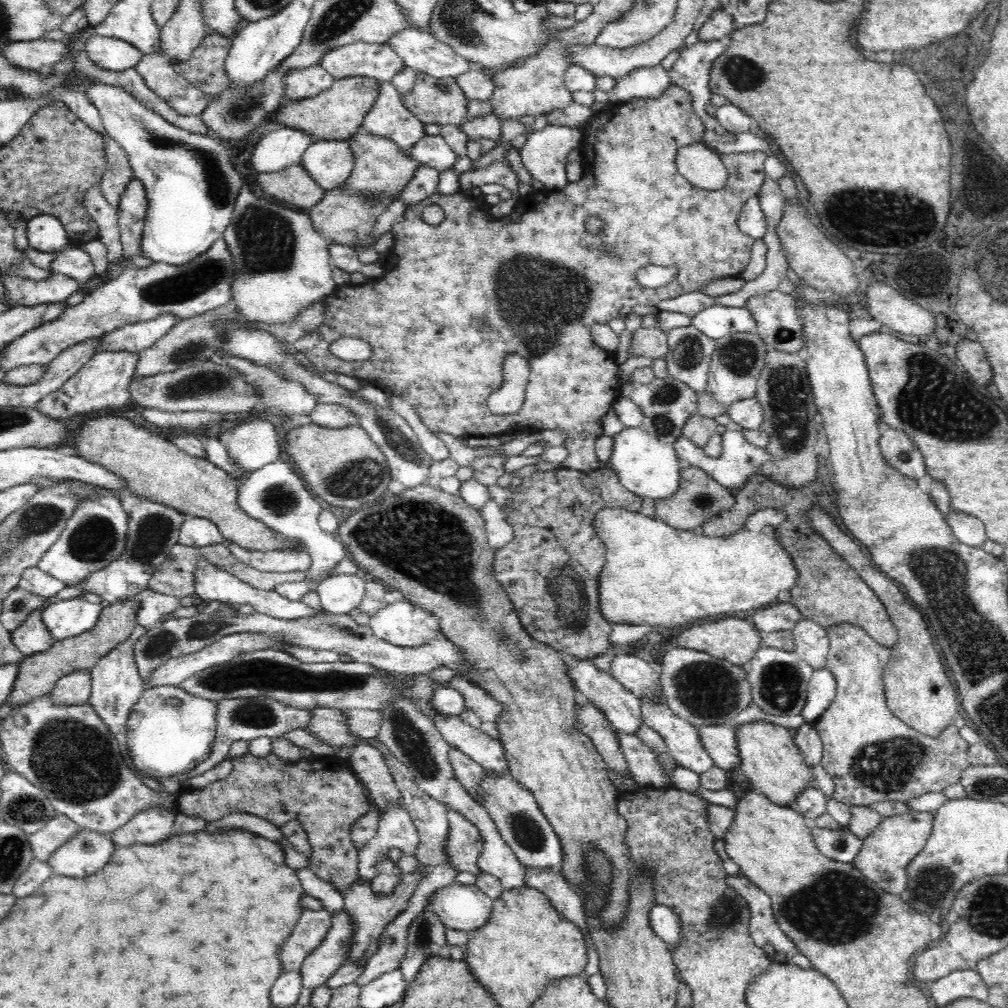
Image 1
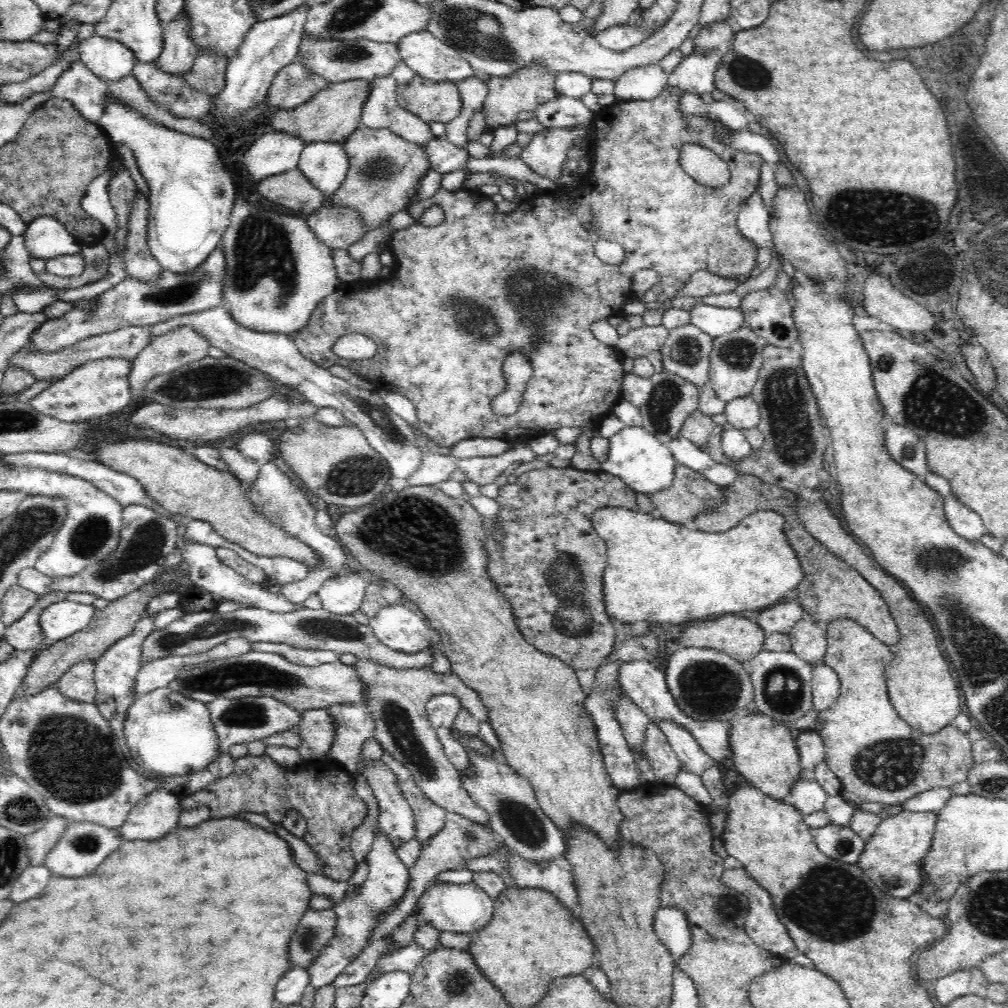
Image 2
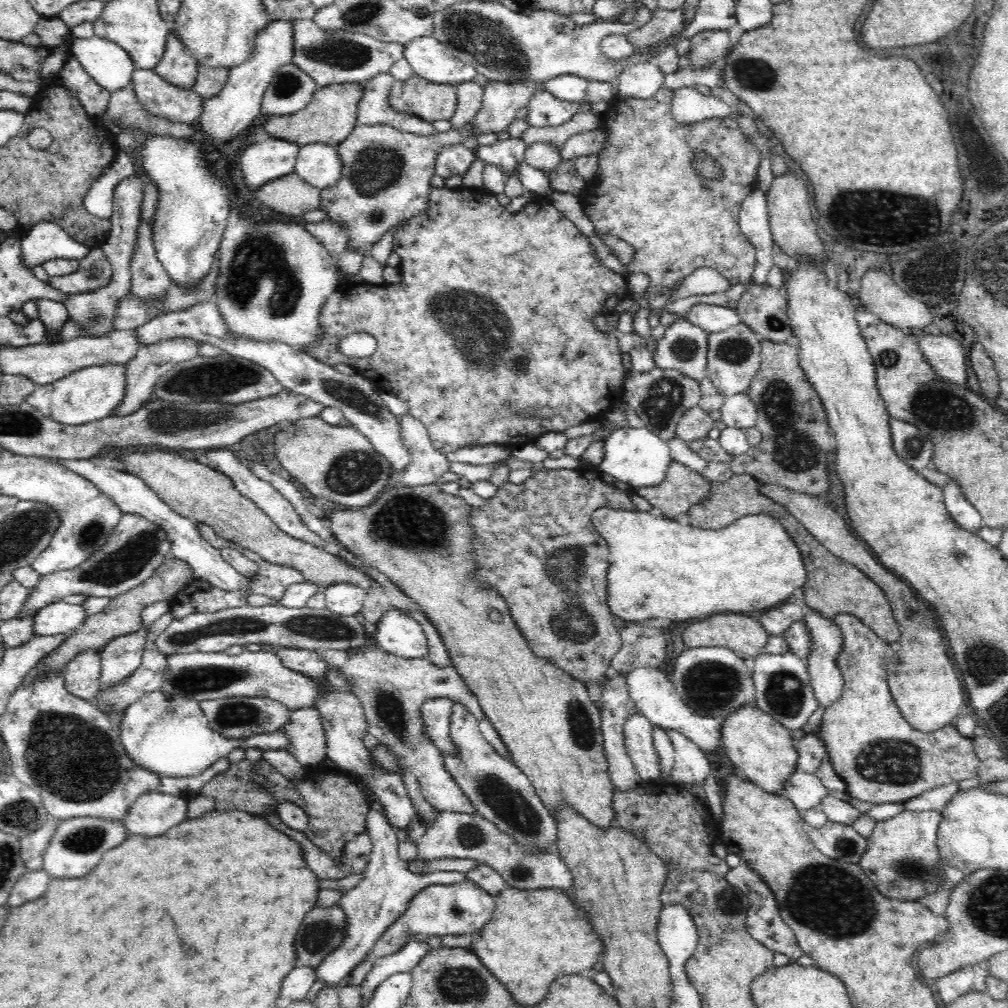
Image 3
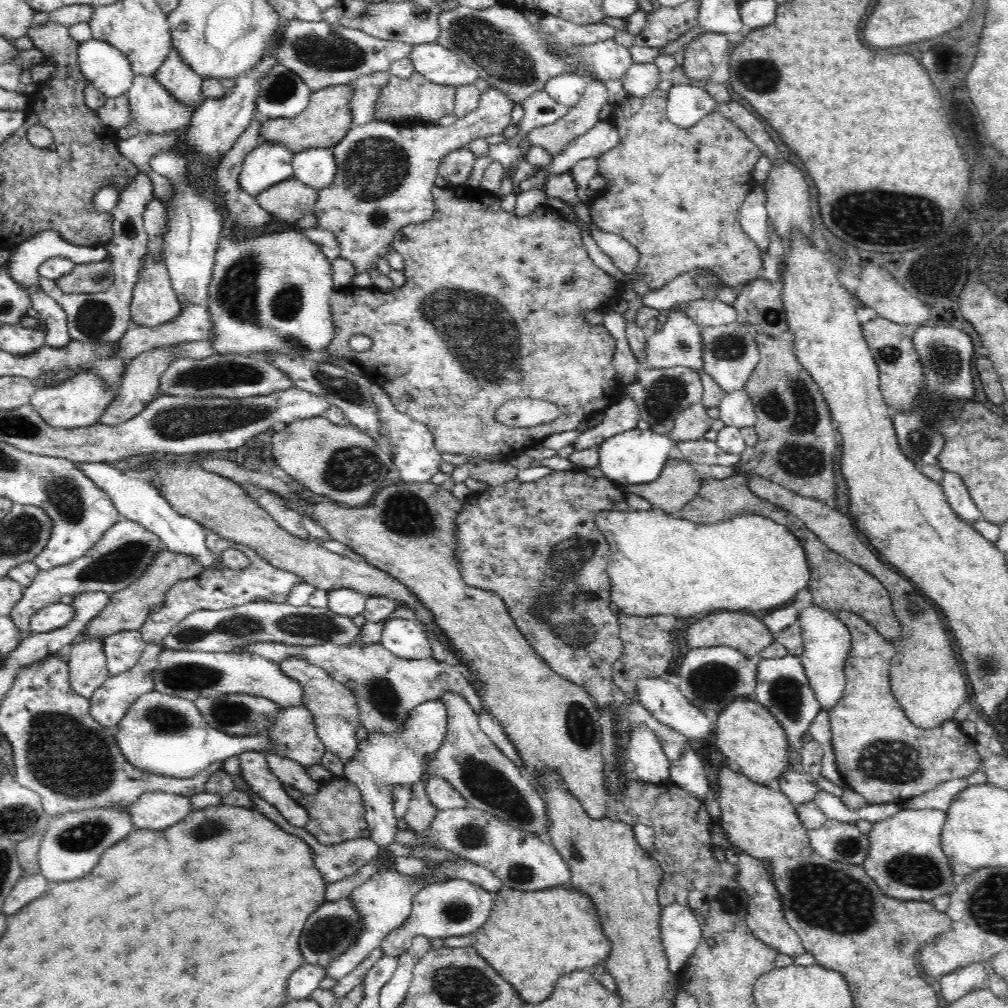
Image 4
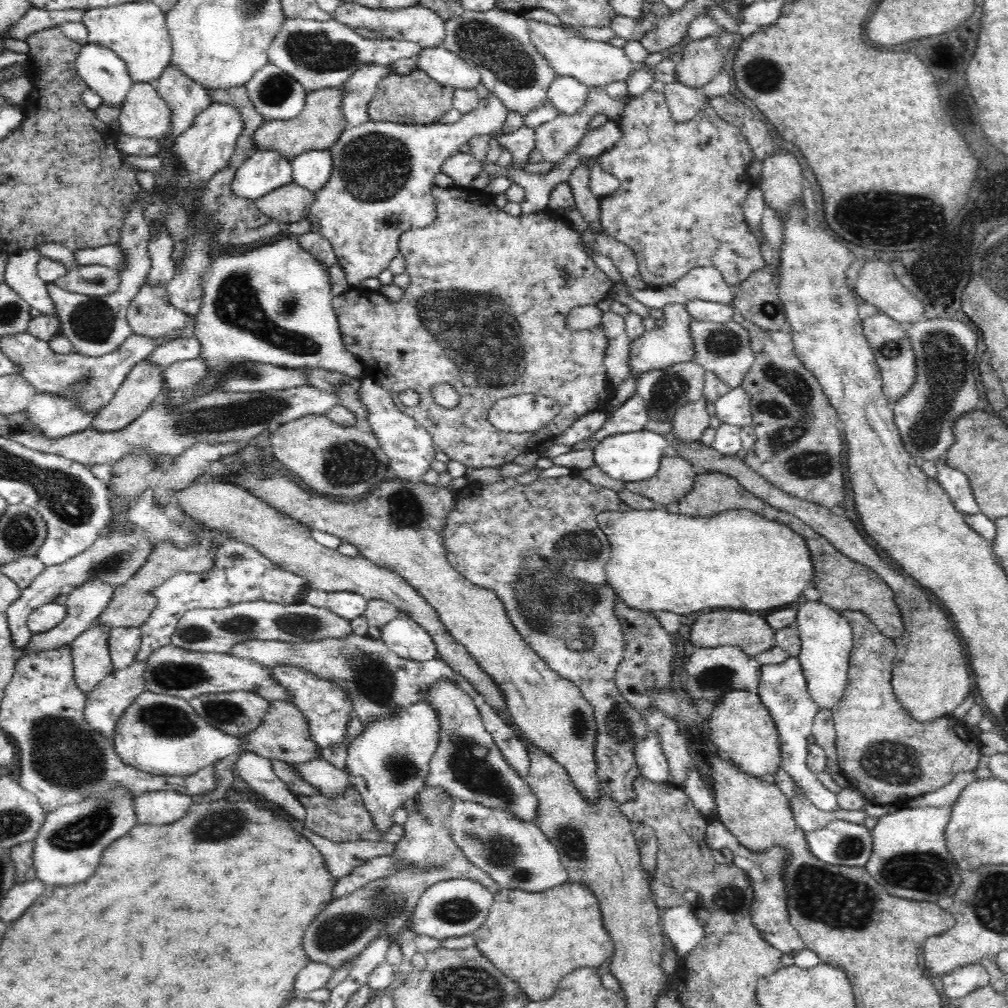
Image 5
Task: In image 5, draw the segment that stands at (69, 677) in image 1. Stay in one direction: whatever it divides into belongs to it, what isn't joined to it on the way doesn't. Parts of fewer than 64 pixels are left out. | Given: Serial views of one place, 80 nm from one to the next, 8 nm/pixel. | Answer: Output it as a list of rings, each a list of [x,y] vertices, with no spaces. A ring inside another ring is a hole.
[[[95,622],[71,643],[76,681],[86,694],[114,671],[109,644],[112,628]]]

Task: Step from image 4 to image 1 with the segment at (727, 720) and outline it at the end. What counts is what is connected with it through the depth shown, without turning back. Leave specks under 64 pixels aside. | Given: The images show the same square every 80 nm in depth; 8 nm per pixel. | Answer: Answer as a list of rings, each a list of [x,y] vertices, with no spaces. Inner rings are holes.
[[[764,719],[745,722],[735,727],[740,770],[756,792],[766,795],[780,806],[788,806],[805,786],[812,785],[811,767],[804,763],[794,737],[785,726]]]

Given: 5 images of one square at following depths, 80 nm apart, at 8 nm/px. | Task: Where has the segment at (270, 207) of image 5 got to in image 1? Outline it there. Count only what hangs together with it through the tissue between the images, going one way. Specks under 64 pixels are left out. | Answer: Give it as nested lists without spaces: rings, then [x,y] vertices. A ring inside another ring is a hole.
[[[301,164],[278,173],[260,174],[256,180],[268,198],[272,196],[276,202],[296,206],[303,212],[309,212],[325,198],[325,192],[312,181]]]

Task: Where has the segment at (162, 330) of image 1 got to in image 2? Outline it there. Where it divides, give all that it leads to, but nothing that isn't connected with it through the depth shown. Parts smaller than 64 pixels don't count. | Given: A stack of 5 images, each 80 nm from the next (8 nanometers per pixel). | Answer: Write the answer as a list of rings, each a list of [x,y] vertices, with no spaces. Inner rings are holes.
[[[128,326],[128,328],[120,328],[118,330],[108,331],[104,334],[97,334],[88,338],[80,339],[72,346],[62,347],[57,351],[42,351],[36,347],[20,347],[14,354],[9,356],[7,366],[25,370],[31,374],[37,381],[53,382],[64,378],[73,370],[94,362],[103,360],[104,358],[121,358],[121,360],[132,360],[140,354],[141,350],[152,340],[149,338],[149,326]]]

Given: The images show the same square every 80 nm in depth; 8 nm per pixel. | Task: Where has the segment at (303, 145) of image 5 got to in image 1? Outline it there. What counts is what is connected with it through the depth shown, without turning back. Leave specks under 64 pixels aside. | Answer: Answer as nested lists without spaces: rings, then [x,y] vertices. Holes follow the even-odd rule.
[[[368,77],[335,79],[328,90],[324,90],[324,92],[320,92],[316,96],[310,96],[306,100],[298,100],[298,102],[284,103],[278,108],[279,111],[275,117],[281,126],[301,130],[313,141],[348,141],[361,128],[364,115],[367,114],[372,103],[377,99],[378,87],[379,81]]]

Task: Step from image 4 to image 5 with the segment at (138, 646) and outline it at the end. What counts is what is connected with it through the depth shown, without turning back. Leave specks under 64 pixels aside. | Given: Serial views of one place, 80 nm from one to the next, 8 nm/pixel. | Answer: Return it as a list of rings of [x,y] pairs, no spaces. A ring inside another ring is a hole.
[[[116,626],[110,634],[110,651],[114,669],[130,666],[134,663],[136,652],[141,646],[142,634],[138,626]]]

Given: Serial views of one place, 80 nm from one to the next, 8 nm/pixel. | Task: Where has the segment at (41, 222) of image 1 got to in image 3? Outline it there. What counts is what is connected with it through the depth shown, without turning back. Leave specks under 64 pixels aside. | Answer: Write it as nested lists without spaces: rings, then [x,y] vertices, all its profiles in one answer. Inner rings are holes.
[[[42,222],[20,236],[20,262],[26,271],[33,271],[52,259],[84,260],[91,248],[72,240],[56,223]]]

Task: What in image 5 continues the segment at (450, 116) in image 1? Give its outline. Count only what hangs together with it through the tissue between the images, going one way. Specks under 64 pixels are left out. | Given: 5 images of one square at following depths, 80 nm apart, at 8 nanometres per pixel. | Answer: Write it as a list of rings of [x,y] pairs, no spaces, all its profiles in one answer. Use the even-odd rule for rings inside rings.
[[[422,69],[413,70],[410,74],[390,73],[379,83],[368,107],[370,121],[392,121],[407,125],[438,123],[438,120],[452,107],[455,88],[442,86]]]

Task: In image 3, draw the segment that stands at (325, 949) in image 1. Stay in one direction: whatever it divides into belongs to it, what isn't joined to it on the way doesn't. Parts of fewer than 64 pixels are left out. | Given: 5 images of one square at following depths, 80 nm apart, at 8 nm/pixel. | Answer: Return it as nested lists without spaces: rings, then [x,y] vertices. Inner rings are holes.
[[[346,771],[345,774],[348,774],[353,780],[360,778],[360,782],[364,782],[364,786],[368,788],[370,800],[368,800],[369,809],[367,810],[366,822],[373,850],[362,880],[348,892],[345,892],[339,902],[344,907],[348,917],[348,931],[343,945],[336,952],[332,952],[328,958],[324,958],[322,964],[316,967],[318,981],[326,981],[332,986],[336,986],[350,975],[350,972],[372,952],[378,938],[406,914],[411,900],[424,888],[433,884],[454,884],[466,880],[464,873],[458,871],[432,872],[432,874],[421,875],[408,870],[405,861],[398,857],[399,831],[388,819],[384,803],[376,797],[374,789],[370,787],[370,783],[360,773]]]

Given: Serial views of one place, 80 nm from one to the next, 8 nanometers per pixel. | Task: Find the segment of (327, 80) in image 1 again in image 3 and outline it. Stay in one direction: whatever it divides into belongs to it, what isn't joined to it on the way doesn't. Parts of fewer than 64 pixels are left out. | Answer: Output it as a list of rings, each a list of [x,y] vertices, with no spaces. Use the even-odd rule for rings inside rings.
[[[281,66],[270,79],[261,102],[261,113],[273,116],[288,116],[304,110],[314,93],[316,83],[296,66]]]

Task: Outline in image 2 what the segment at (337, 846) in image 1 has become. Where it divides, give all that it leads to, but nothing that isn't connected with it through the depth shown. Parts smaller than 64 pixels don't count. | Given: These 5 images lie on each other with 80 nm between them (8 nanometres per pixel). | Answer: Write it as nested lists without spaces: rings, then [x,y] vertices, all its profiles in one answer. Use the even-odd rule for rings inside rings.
[[[266,754],[240,758],[234,762],[233,771],[229,775],[217,778],[190,796],[181,797],[180,803],[184,810],[204,805],[209,809],[210,817],[214,818],[238,812],[256,812],[268,817],[273,823],[281,823],[288,809],[298,809],[307,822],[307,834],[303,837],[322,859],[322,874],[331,883],[352,876],[356,866],[350,841],[354,830],[368,814],[366,803],[356,793],[353,776],[339,766],[332,763],[302,763],[294,772],[288,772]],[[316,773],[327,773],[330,780],[318,780]]]

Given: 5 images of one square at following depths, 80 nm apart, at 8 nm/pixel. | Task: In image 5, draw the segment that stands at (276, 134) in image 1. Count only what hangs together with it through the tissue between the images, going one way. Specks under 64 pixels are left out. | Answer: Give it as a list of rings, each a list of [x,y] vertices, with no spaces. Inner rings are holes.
[[[254,151],[237,168],[230,188],[236,197],[258,201],[274,189],[293,182],[292,166],[274,151]]]

